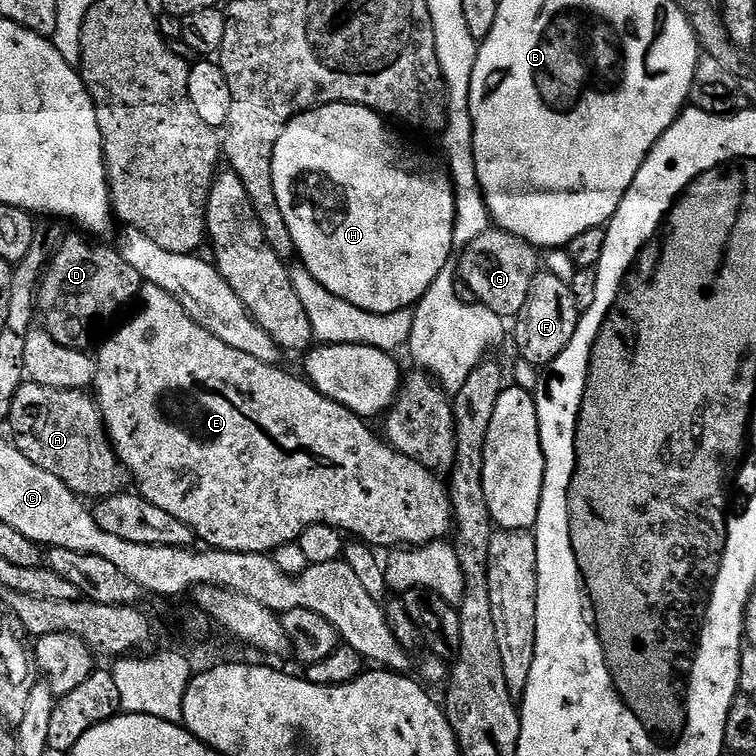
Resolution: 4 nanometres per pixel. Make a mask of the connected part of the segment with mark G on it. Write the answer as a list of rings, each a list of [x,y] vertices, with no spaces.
[[[489,226],[474,242],[470,242],[459,253],[458,280],[473,292],[479,303],[485,304],[494,314],[505,318],[519,317],[522,306],[530,294],[534,278],[542,271],[542,256],[532,244],[527,244],[509,232]]]

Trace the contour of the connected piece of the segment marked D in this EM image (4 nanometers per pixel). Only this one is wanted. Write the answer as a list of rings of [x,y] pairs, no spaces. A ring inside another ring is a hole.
[[[65,235],[60,247],[53,253],[51,260],[39,280],[38,312],[44,315],[43,327],[58,342],[67,348],[87,349],[88,339],[92,336],[92,327],[108,320],[123,304],[128,304],[137,299],[142,287],[138,270],[126,262],[126,258],[116,248],[91,248],[83,235]]]

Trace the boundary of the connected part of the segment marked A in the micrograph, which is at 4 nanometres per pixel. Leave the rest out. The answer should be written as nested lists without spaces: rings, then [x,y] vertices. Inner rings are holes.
[[[24,382],[14,394],[12,409],[7,423],[12,424],[11,439],[16,449],[34,466],[46,470],[46,474],[54,474],[71,491],[81,498],[89,496],[92,502],[105,500],[107,496],[119,496],[125,491],[124,483],[129,483],[130,477],[123,464],[116,458],[112,442],[104,430],[104,418],[95,399],[84,390],[57,390],[50,386]]]

